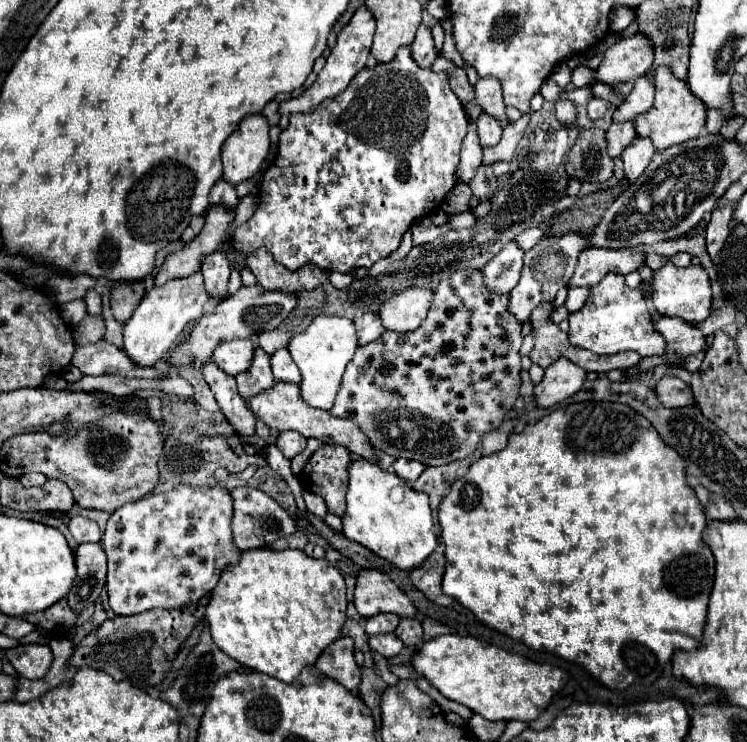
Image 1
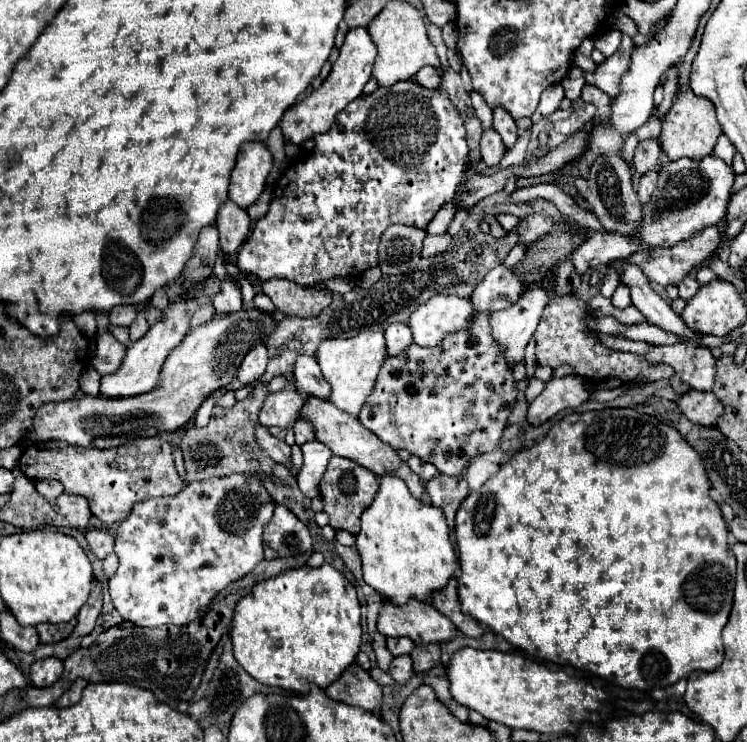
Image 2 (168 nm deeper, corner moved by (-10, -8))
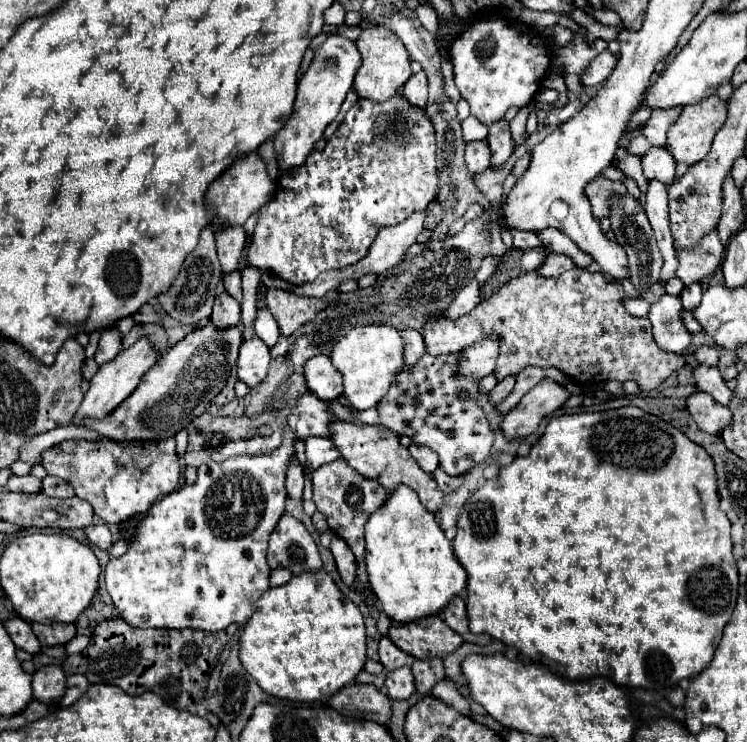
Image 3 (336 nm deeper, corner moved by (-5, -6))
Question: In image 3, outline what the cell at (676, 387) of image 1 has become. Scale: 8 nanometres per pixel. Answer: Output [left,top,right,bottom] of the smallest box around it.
[687,391,731,433]

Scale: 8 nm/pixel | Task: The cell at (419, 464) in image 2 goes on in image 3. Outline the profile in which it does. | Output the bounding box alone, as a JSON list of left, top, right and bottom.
[409,443,439,473]

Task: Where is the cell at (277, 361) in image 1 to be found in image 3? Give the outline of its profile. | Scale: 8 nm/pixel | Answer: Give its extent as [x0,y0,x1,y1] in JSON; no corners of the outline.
[305,355,343,401]

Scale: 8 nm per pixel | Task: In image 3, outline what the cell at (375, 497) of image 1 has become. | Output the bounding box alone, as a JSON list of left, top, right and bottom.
[365,485,467,623]

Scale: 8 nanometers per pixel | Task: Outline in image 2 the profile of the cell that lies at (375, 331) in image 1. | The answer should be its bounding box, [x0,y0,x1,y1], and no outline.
[384,323,412,355]

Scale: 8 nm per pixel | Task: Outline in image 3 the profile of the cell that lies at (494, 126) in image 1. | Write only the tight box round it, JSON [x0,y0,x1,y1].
[465,141,489,173]

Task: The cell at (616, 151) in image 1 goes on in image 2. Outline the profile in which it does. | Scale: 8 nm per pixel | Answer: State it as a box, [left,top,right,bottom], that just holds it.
[634,139,662,175]

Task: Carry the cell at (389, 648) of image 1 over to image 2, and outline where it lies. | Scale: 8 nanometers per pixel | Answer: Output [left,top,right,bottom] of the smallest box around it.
[388,655,412,683]

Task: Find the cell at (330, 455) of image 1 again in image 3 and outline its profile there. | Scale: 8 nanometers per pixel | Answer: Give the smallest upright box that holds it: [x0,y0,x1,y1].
[313,459,389,611]

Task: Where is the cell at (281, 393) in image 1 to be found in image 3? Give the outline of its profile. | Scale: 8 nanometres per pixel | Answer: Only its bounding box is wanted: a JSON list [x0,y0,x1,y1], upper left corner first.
[331,419,443,513]

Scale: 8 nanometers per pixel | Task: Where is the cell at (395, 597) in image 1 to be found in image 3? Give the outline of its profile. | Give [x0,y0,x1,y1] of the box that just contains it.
[387,615,463,659]

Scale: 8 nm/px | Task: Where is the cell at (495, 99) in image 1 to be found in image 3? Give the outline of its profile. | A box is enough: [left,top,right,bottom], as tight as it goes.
[487,119,515,169]

